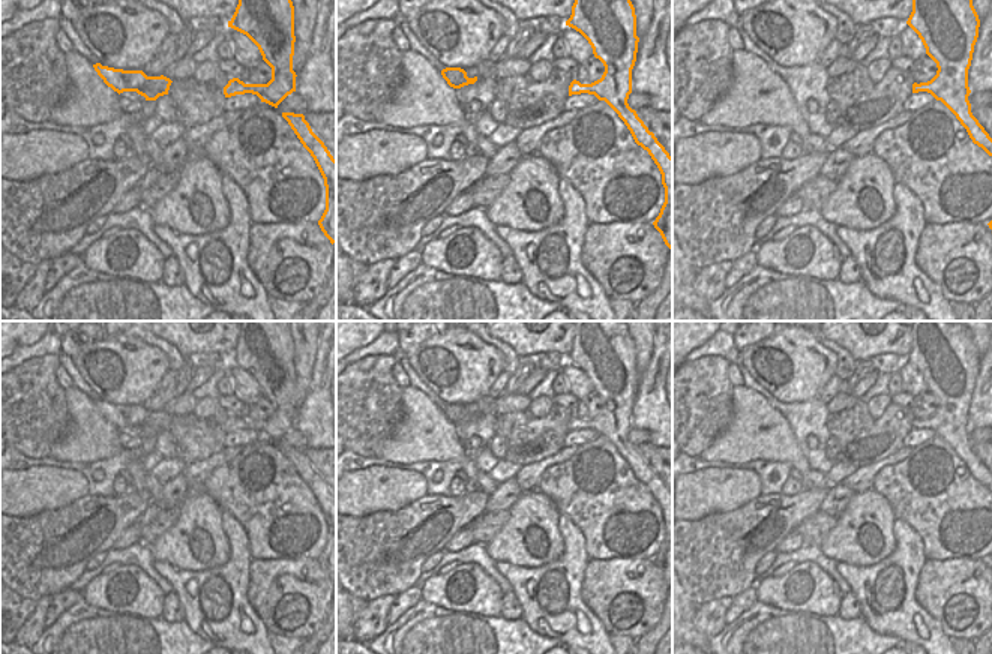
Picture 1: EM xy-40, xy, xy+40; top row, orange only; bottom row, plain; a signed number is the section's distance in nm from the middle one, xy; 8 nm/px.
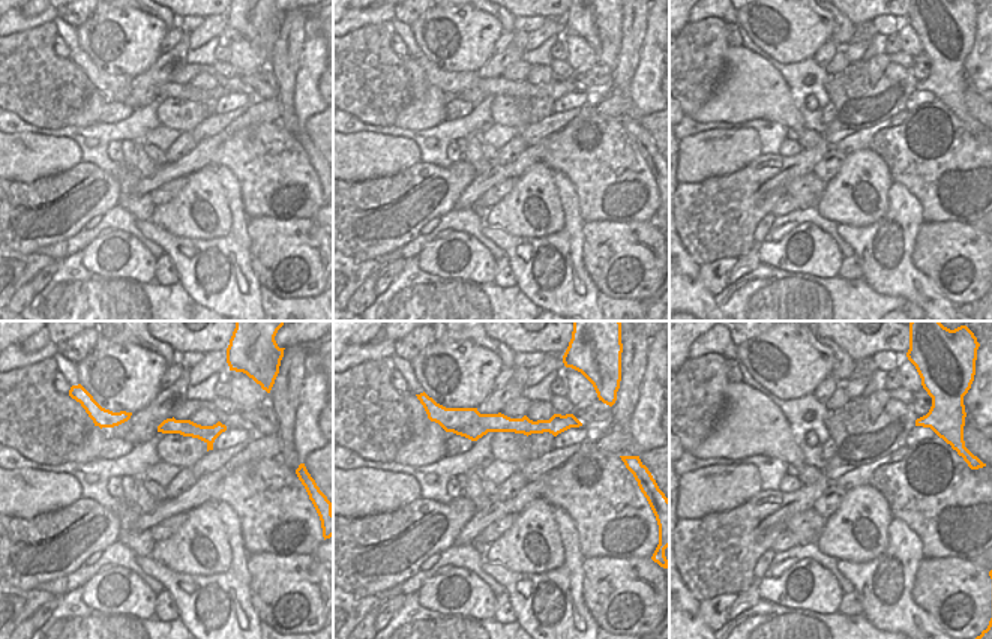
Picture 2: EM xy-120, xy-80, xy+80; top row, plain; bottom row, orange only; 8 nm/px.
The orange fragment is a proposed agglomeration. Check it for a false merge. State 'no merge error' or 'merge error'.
no merge error

